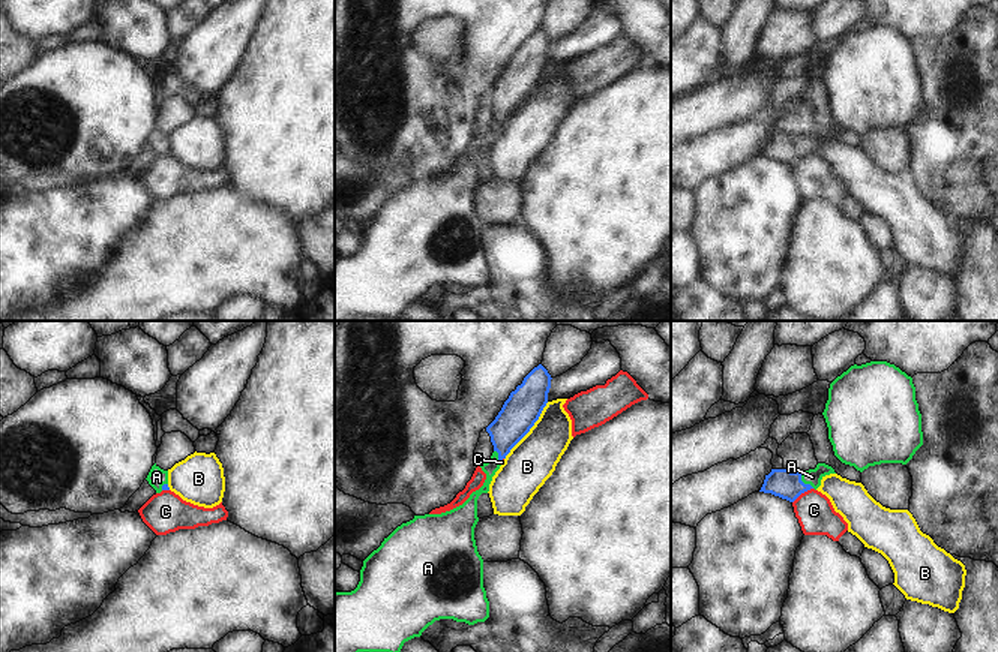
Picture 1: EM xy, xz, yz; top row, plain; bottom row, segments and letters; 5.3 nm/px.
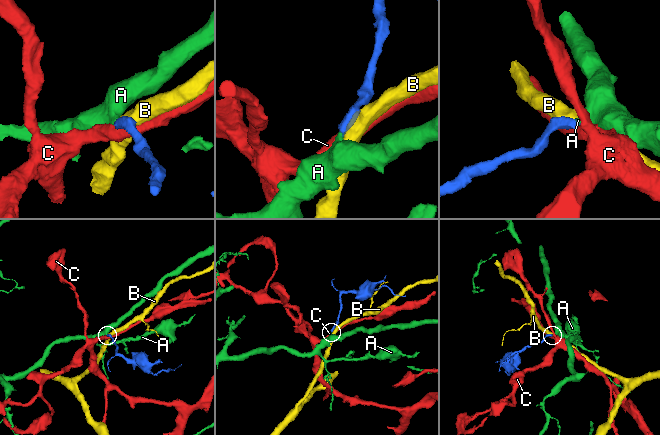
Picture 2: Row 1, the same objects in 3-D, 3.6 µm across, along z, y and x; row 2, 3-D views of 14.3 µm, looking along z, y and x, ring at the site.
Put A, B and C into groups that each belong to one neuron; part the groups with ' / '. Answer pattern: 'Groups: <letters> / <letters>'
Groups: A / B / C

